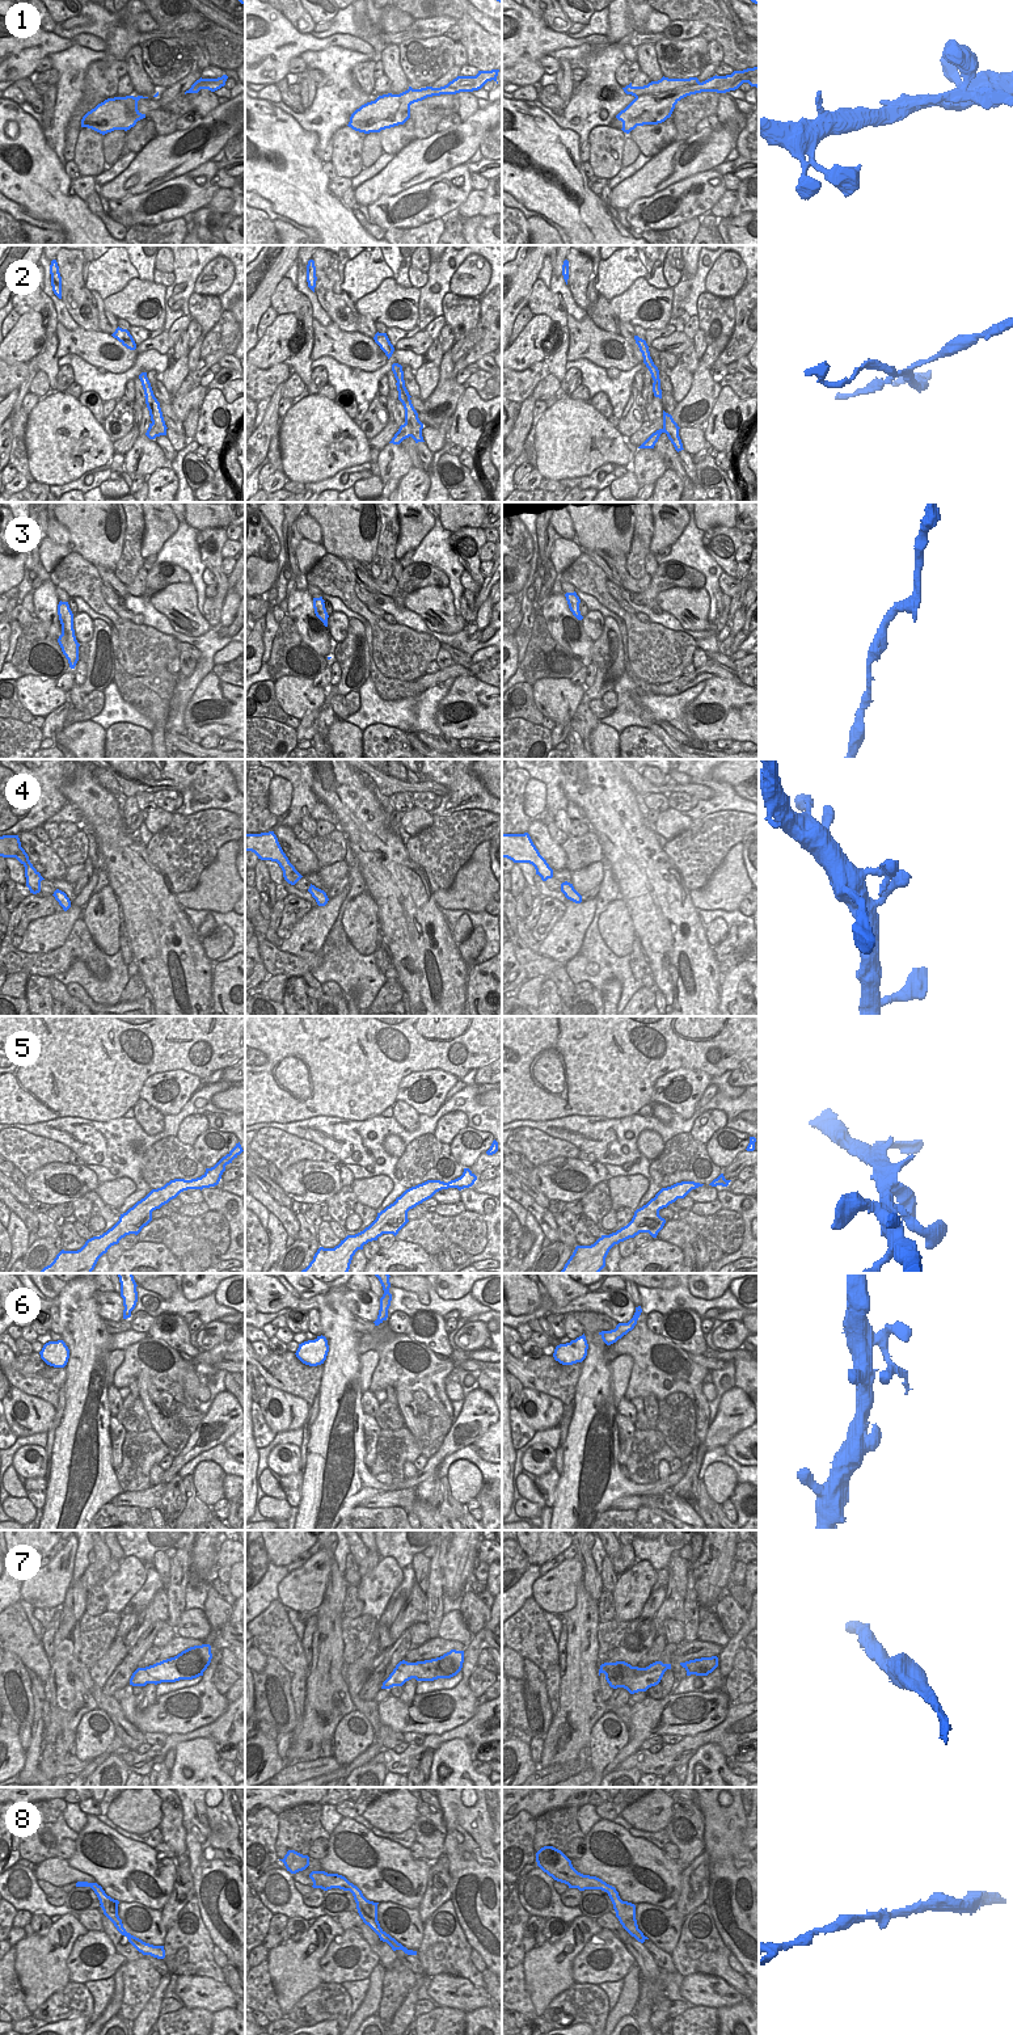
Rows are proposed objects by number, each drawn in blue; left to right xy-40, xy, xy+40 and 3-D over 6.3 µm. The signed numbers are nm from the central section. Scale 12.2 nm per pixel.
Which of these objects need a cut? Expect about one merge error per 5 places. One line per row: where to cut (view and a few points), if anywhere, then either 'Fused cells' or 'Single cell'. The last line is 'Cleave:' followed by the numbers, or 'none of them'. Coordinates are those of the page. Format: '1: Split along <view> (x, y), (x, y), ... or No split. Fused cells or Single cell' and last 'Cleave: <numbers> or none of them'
1: Split along xy+40 (697, 91), (692, 85), (683, 85), (636, 97). Fused cells
2: Split along xy (405, 421), (410, 428), (412, 435). Fused cells
3: No split. Single cell
4: No split. Single cell
5: No split. Single cell
6: No split. Single cell
7: No split. Single cell
8: No split. Single cell
Cleave: 1, 2.

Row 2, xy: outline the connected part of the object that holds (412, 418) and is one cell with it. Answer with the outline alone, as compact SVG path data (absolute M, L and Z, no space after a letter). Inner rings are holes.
M393 363L392 371L397 380L396 385L398 391L398 400L402 403L405 409L405 422L411 427L411 438L415 441L415 443L425 442L422 437L423 424L419 421L418 413L410 400L411 396L405 387L402 366Z

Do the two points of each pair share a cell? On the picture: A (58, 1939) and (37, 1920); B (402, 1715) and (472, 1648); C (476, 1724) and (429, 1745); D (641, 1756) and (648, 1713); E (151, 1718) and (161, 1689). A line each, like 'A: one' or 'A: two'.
A: two
B: one
C: one
D: two
E: two

